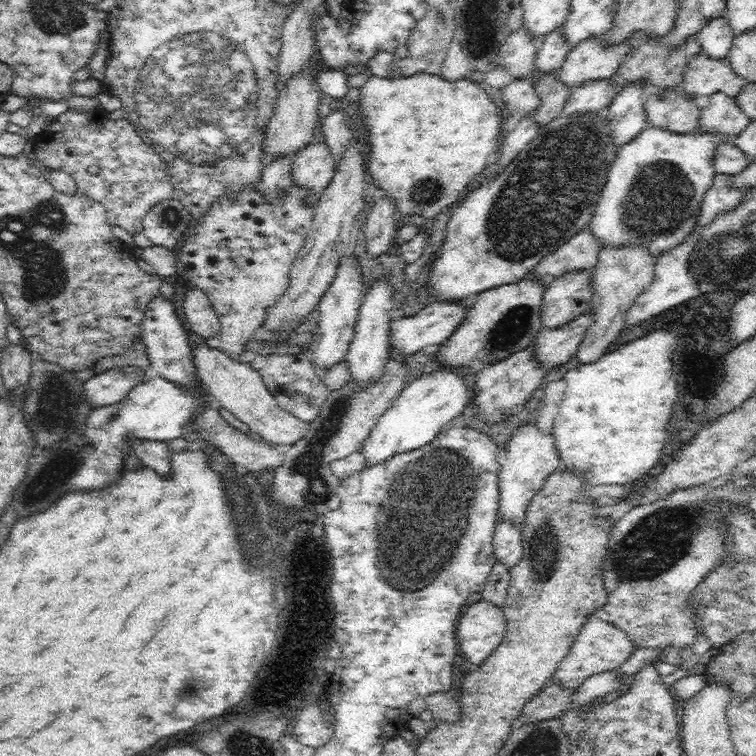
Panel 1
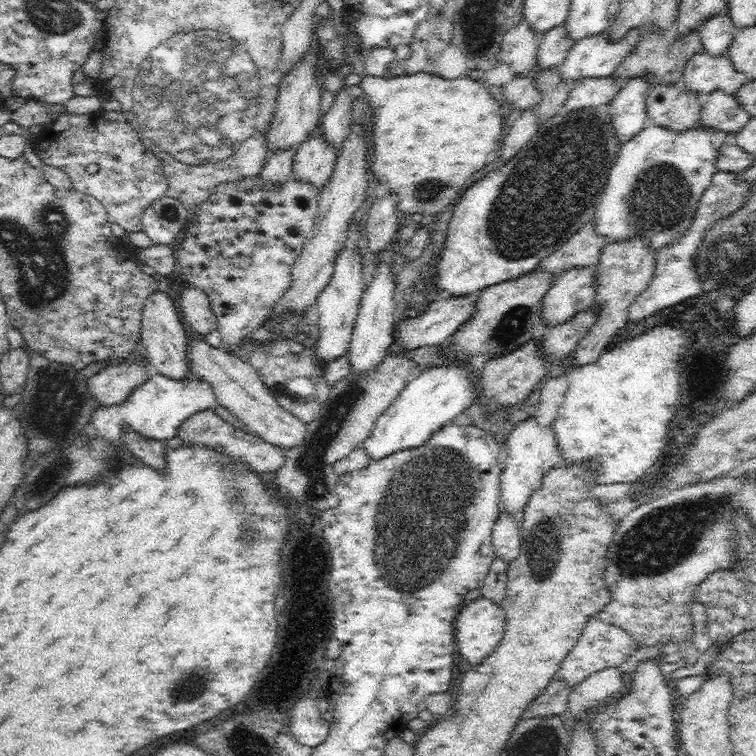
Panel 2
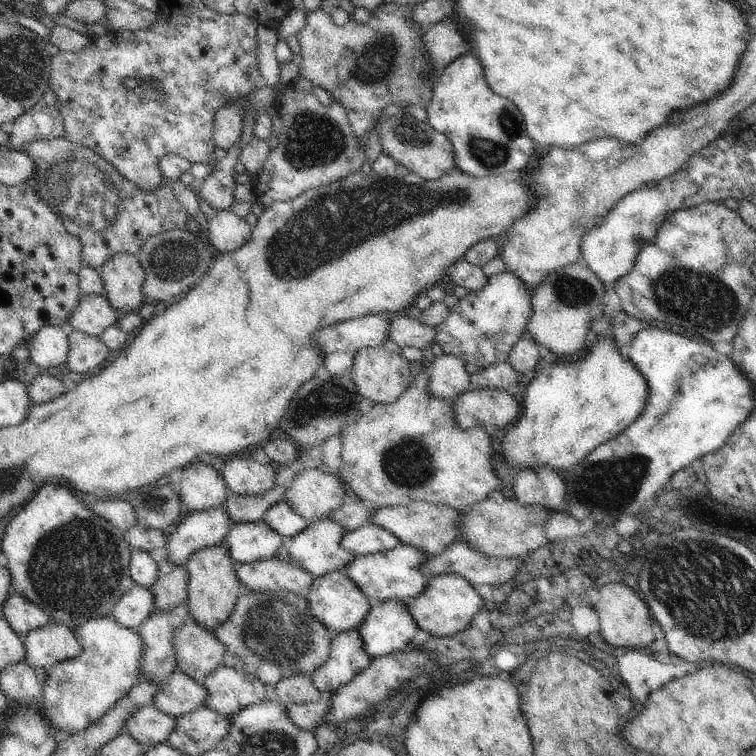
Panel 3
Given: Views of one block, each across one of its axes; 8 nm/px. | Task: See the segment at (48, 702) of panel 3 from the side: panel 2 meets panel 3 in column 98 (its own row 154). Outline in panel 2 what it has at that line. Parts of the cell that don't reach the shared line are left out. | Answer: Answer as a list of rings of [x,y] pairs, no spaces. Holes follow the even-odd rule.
[[[657,125],[646,126],[631,140],[621,144],[595,212],[593,223],[596,232],[614,242],[630,240],[636,236],[645,238],[654,252],[672,244],[692,224],[700,196],[710,187],[717,171],[720,148],[730,140],[732,136],[728,133],[717,129],[704,129],[701,126],[688,131],[674,131]]]

